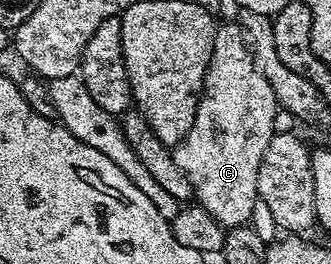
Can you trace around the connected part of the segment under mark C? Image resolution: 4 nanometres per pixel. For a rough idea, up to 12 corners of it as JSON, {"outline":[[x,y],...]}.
{"outline":[[240,22],[215,33],[172,152],[226,229],[258,206],[277,98]]}

